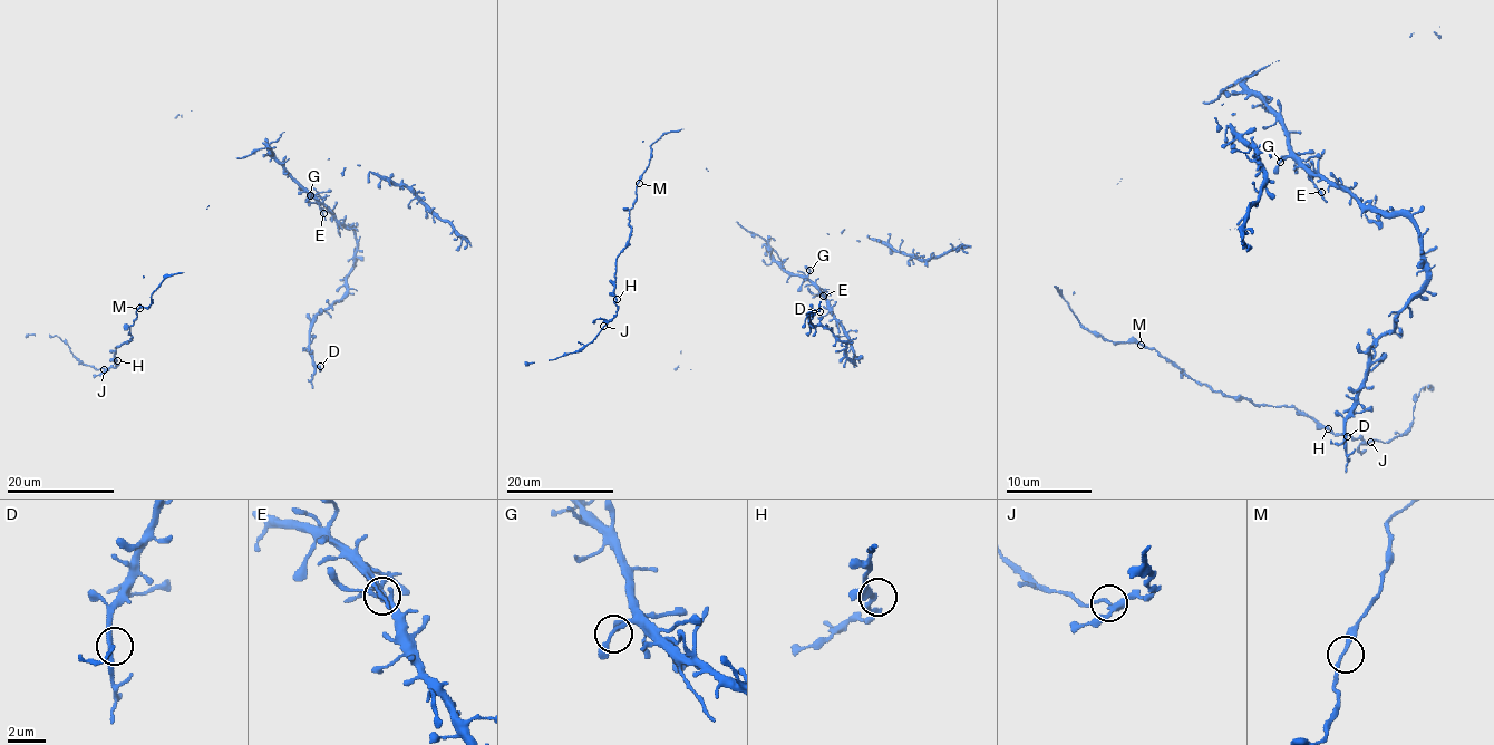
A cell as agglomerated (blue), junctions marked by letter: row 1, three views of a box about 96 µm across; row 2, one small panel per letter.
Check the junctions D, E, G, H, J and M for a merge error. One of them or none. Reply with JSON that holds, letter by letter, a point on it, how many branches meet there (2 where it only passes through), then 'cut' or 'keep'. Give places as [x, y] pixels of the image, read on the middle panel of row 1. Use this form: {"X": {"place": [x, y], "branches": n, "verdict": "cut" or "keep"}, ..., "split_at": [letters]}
{"D": {"place": [820, 311], "branches": 2, "verdict": "keep"}, "E": {"place": [823, 296], "branches": 2, "verdict": "keep"}, "G": {"place": [809, 270], "branches": 2, "verdict": "keep"}, "H": {"place": [617, 299], "branches": 2, "verdict": "keep"}, "J": {"place": [603, 326], "branches": 2, "verdict": "keep"}, "M": {"place": [639, 183], "branches": 2, "verdict": "keep"}, "split_at": []}

